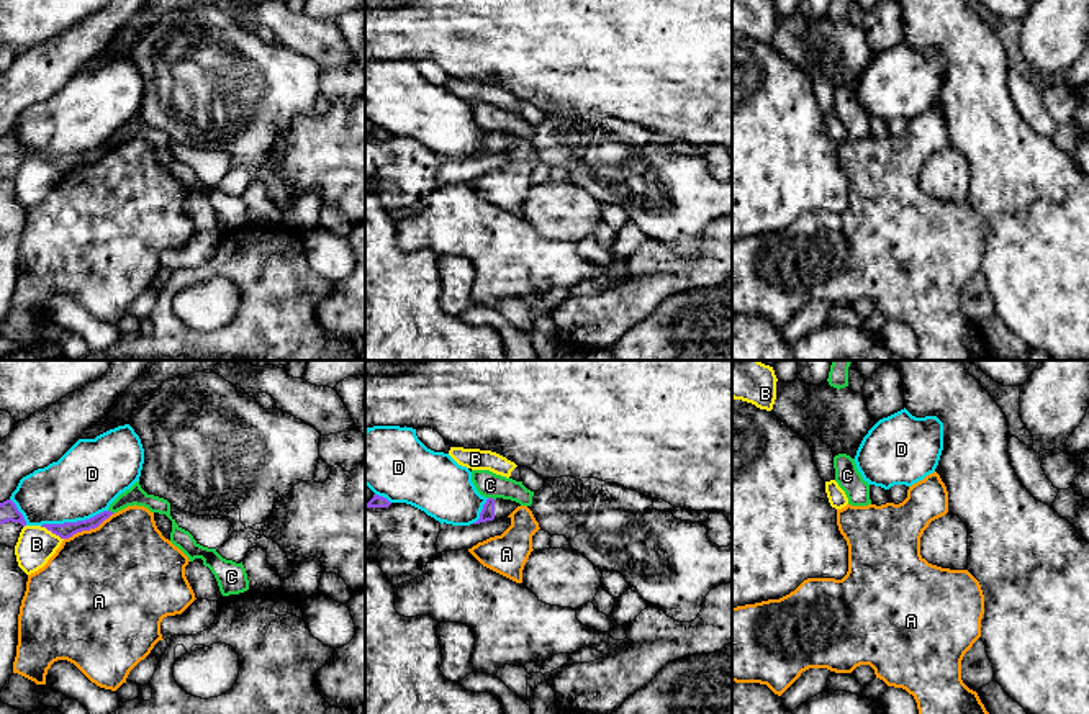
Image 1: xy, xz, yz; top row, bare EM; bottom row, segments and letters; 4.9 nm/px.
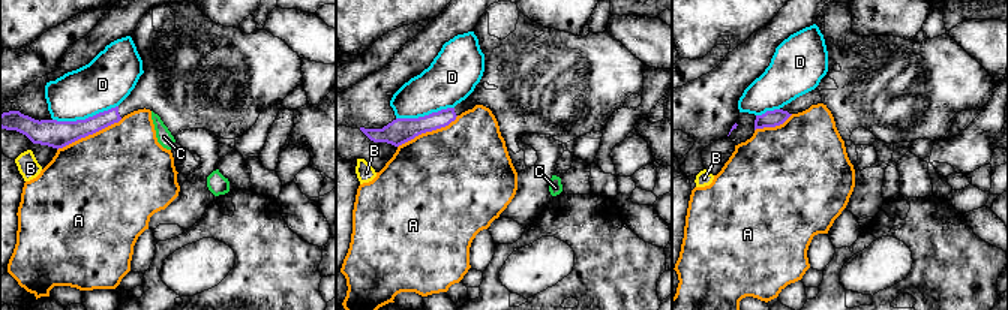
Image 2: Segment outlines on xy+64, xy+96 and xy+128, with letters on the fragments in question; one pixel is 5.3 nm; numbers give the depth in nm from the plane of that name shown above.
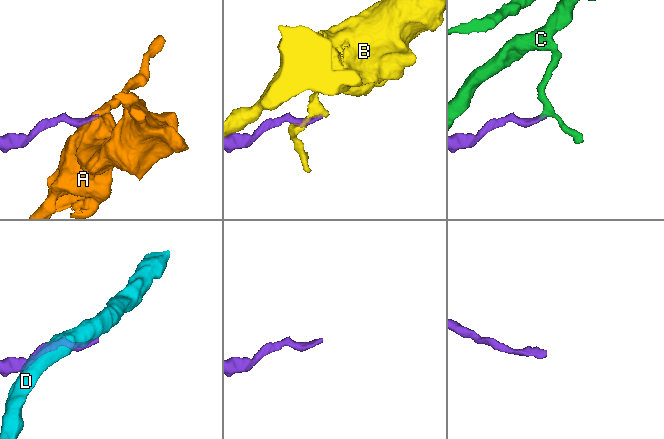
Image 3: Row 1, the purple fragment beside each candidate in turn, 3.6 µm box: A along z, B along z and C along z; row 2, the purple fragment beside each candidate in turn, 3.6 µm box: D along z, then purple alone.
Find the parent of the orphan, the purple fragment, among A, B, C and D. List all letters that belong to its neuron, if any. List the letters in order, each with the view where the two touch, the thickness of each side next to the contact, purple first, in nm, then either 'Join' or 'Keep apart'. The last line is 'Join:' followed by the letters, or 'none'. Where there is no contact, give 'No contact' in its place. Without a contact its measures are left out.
A: Touches purple in xy. Thickness 80 nm (purple) against 500 nm. Keep apart
B: Touches purple in xy. Thickness 80 nm (purple) against 180 nm. Keep apart
C: Touches purple in xy. Thickness 80 nm (purple) against 90 nm. Keep apart
D: Touches purple in xy. Thickness 80 nm (purple) against 340 nm. Keep apart
Join: none

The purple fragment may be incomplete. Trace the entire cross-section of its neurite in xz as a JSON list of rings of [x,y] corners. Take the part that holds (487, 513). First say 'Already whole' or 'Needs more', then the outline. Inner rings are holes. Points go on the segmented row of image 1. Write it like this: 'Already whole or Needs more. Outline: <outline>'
Needs more. Outline: [[[488,498],[486,503],[483,504],[483,509],[480,513],[480,519],[473,524],[480,524],[480,522],[486,522],[486,521],[493,521],[501,519],[509,516],[517,506],[521,506],[516,501],[511,499],[503,499],[503,498]]]

